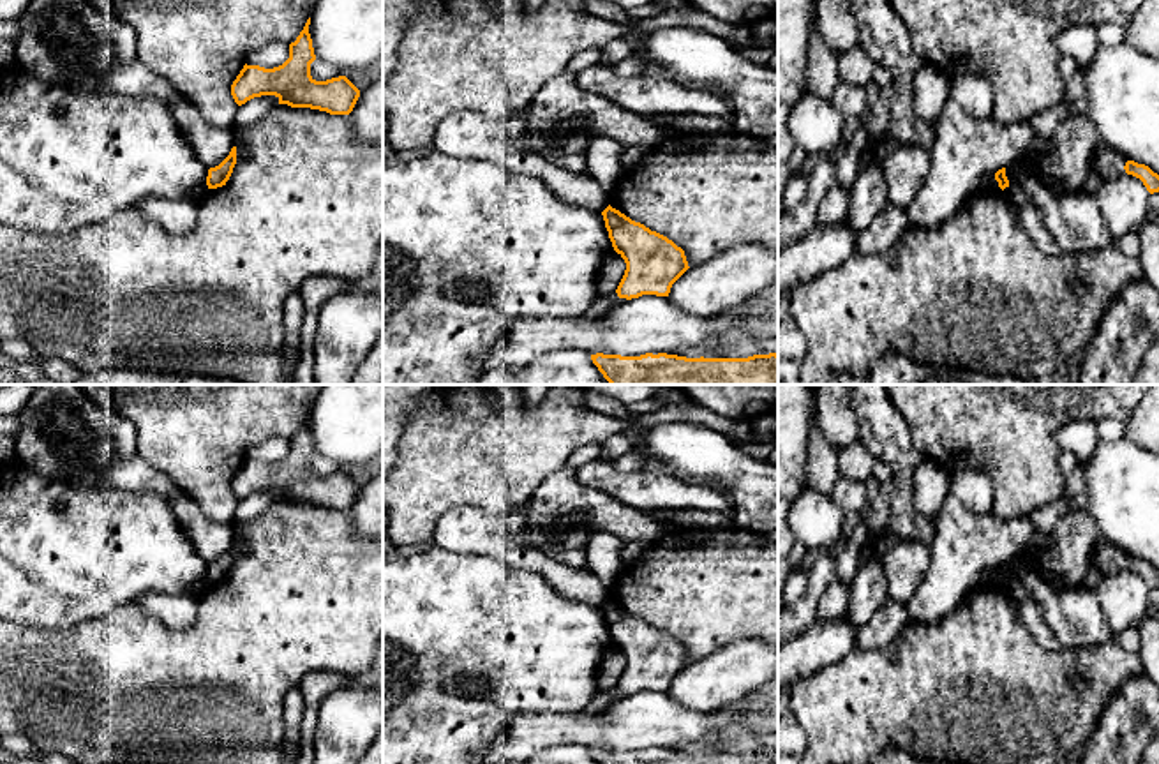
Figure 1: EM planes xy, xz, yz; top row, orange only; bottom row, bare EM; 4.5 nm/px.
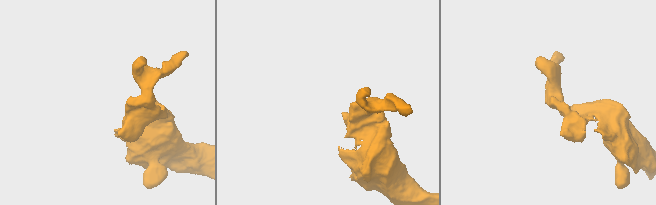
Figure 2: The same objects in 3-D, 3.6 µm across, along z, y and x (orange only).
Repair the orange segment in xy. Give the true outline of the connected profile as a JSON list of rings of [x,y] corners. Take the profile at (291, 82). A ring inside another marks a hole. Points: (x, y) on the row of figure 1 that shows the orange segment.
[[[310,18],[295,42],[289,44],[289,58],[273,69],[243,65],[231,85],[231,95],[238,106],[261,95],[275,95],[279,104],[310,108],[330,115],[349,115],[360,97],[360,90],[346,78],[316,81],[310,64],[316,60],[309,34]]]

